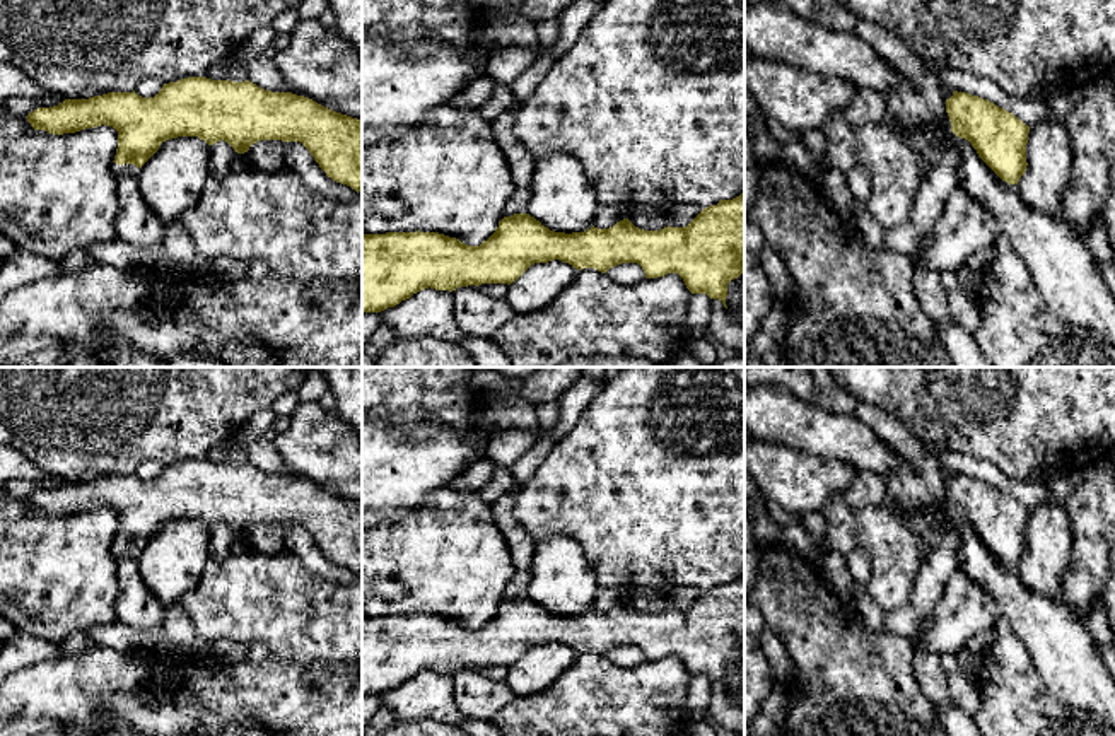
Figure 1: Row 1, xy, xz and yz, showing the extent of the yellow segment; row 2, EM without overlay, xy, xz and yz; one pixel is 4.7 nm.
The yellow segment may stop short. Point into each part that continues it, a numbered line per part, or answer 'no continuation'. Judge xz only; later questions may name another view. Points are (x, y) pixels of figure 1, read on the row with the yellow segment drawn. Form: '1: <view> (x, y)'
1: xz (518, 204)

